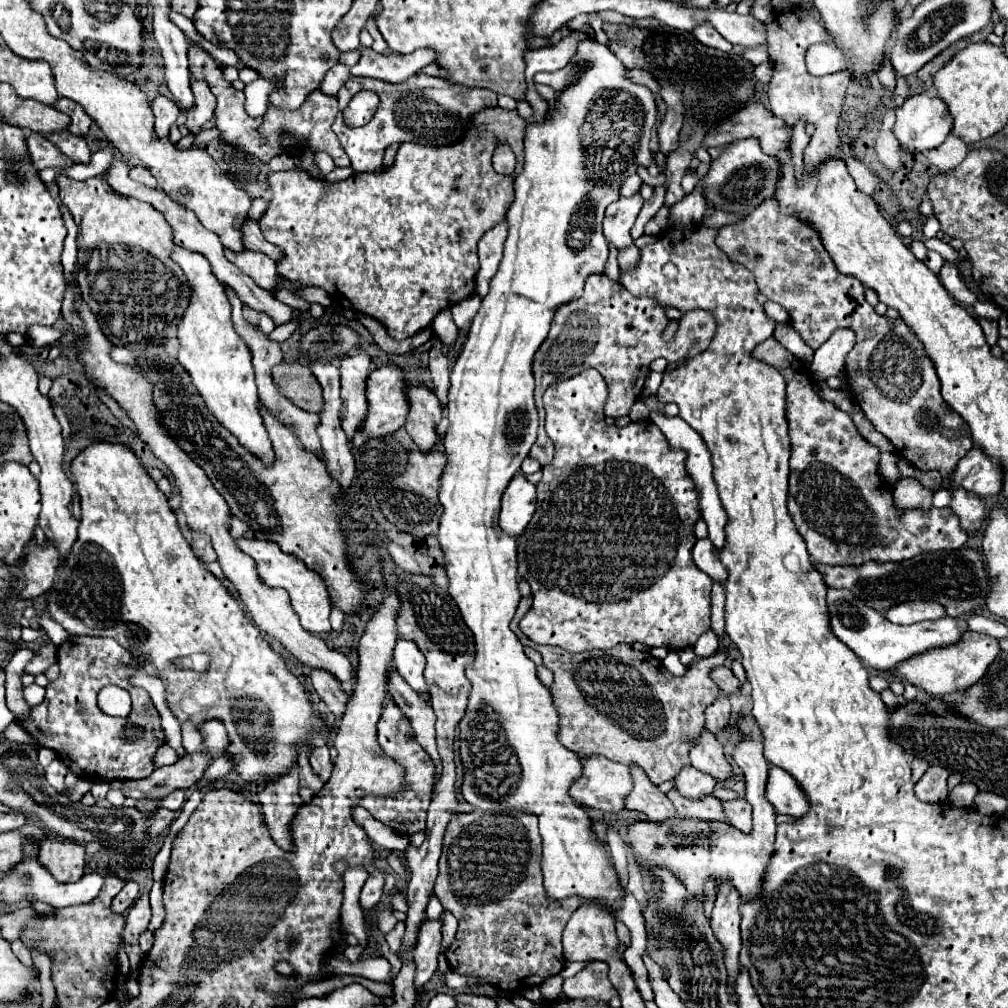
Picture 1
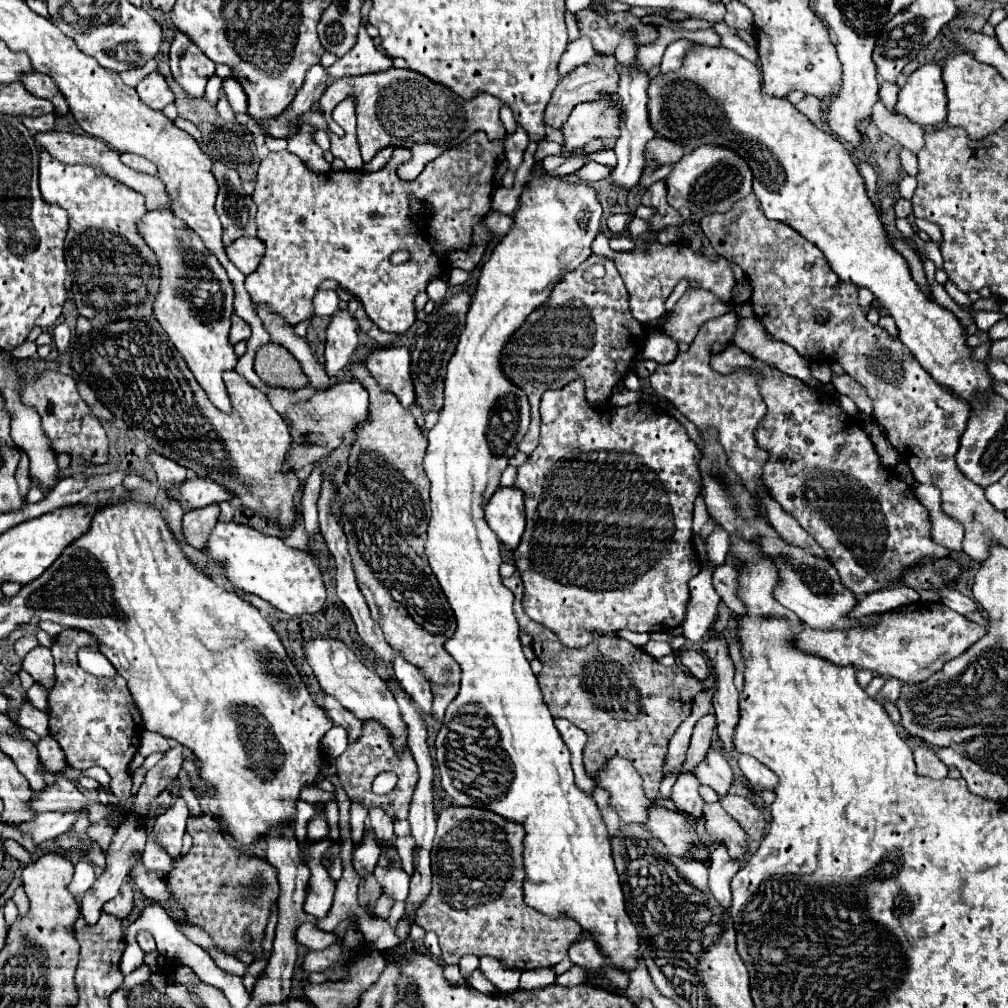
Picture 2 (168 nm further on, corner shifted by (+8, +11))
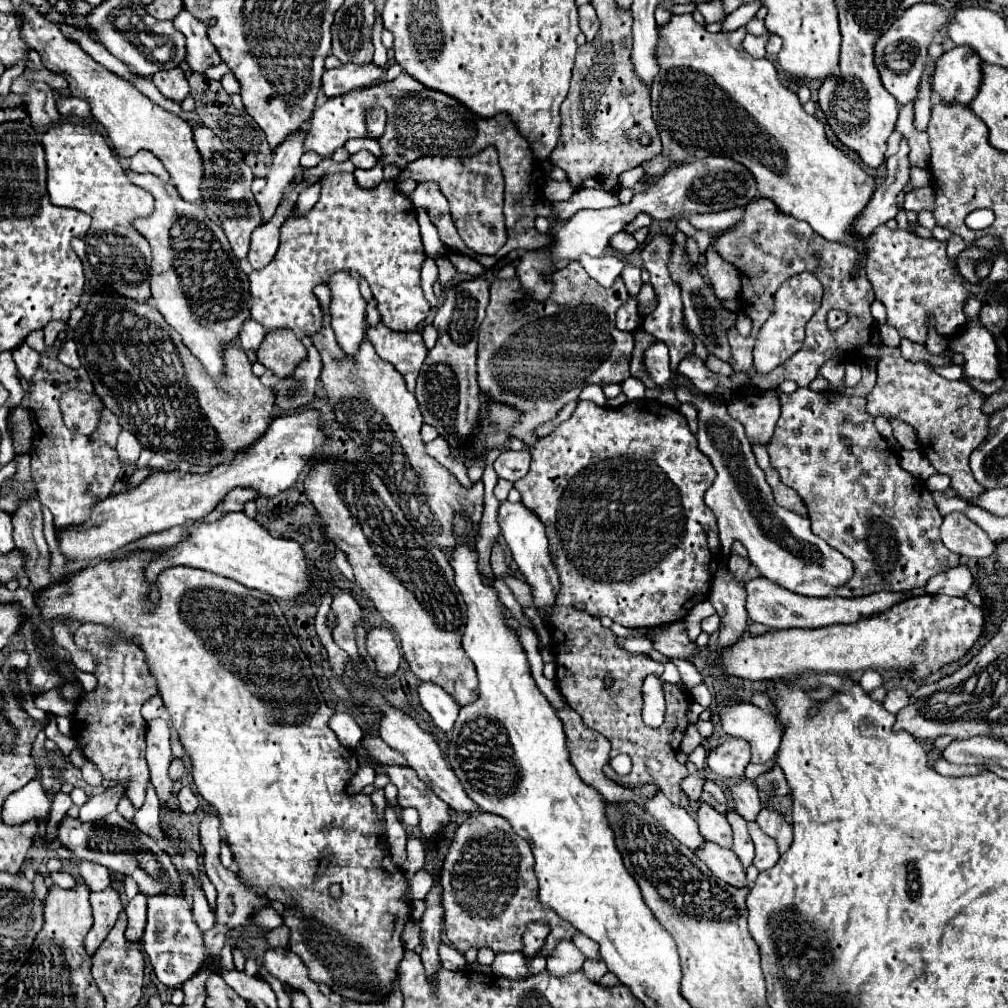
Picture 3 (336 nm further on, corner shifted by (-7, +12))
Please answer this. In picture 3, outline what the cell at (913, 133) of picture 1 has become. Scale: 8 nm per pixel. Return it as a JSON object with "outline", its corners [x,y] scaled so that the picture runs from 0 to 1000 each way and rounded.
{"outline":[[[945,47],[938,51],[928,64],[924,84],[938,102],[961,104],[971,90],[971,78],[975,78],[975,61],[961,47]]]}

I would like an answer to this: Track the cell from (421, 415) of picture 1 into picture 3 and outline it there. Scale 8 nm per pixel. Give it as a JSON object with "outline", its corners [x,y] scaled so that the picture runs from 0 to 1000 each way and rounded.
{"outline":[[[380,320],[364,326],[364,334],[370,340],[374,352],[386,358],[404,380],[404,386],[412,388],[412,376],[416,372],[418,360],[424,354],[424,346],[420,342],[420,334],[416,328],[408,330],[392,330]]]}

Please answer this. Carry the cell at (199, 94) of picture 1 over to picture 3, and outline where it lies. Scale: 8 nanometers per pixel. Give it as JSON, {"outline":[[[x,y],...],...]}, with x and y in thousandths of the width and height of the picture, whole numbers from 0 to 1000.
{"outline":[[[180,11],[174,17],[174,27],[186,37],[186,63],[191,70],[201,72],[205,66],[219,63],[213,45],[205,37],[205,25],[193,19],[188,11]]]}

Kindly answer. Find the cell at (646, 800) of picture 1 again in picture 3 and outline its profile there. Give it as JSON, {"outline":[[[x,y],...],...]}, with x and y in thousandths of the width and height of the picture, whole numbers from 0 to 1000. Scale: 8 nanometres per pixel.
{"outline":[[[699,834],[697,842],[691,844],[691,850],[707,864],[707,868],[717,872],[725,880],[743,880],[739,862],[727,844],[713,840],[705,834]]]}

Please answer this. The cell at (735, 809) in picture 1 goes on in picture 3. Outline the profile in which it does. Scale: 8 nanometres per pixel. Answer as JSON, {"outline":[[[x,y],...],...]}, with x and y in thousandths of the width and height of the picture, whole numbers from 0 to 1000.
{"outline":[[[757,803],[751,811],[751,818],[771,834],[773,838],[773,846],[779,846],[785,840],[785,832],[787,832],[787,822],[785,818],[771,807],[765,803]]]}

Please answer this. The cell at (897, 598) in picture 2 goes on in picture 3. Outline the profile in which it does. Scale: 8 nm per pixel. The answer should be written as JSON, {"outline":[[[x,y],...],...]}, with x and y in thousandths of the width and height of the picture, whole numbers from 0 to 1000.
{"outline":[[[759,572],[747,574],[745,578],[739,580],[741,584],[741,608],[745,616],[757,618],[765,624],[813,624],[813,622],[822,622],[822,620],[838,620],[838,618],[848,618],[856,612],[862,612],[864,608],[878,606],[886,602],[888,598],[900,594],[894,588],[868,588],[868,590],[858,590],[858,592],[846,592],[846,594],[836,594],[830,590],[822,590],[820,594],[803,594],[801,590],[789,590],[787,586],[779,586],[771,578],[765,578]]]}

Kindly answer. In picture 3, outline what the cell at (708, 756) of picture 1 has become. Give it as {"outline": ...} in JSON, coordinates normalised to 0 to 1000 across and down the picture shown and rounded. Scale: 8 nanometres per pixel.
{"outline":[[[741,775],[727,777],[723,783],[725,783],[725,791],[727,791],[727,799],[729,799],[731,807],[737,809],[739,814],[749,814],[755,805],[755,795],[753,795],[751,783]]]}

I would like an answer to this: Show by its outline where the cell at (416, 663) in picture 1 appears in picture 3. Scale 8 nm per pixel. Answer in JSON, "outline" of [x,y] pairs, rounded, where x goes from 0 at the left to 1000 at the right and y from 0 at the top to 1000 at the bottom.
{"outline":[[[418,678],[416,691],[420,703],[428,709],[430,717],[439,725],[447,725],[457,699],[453,699],[453,695],[432,678]]]}

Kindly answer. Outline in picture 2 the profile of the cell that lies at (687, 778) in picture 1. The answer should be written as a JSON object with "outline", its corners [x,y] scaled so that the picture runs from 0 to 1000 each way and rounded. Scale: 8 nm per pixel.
{"outline":[[[675,766],[669,780],[667,780],[667,796],[673,804],[679,804],[683,808],[688,808],[690,812],[696,808],[698,794],[692,788],[694,776],[685,766]]]}

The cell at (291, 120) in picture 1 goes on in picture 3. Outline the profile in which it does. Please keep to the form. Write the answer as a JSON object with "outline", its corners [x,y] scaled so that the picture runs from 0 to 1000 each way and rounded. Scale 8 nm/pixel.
{"outline":[[[356,150],[356,152],[348,154],[348,162],[356,168],[368,168],[374,164],[374,158],[366,150]]]}

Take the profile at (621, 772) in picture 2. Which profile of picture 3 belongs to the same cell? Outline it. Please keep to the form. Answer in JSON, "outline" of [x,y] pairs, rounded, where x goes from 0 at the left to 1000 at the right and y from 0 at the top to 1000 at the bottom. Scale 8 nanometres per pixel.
{"outline":[[[650,789],[648,793],[634,793],[642,807],[652,813],[670,832],[680,836],[686,844],[697,840],[697,830],[691,822],[691,814],[684,809],[682,803],[668,799],[660,789]]]}

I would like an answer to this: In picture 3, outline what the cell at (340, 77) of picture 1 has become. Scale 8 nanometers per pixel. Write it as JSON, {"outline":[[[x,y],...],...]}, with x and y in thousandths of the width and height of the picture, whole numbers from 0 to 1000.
{"outline":[[[303,130],[289,134],[271,152],[273,158],[271,158],[271,166],[265,174],[265,184],[259,191],[253,193],[253,201],[257,201],[257,207],[259,207],[259,223],[271,215],[275,203],[279,201],[281,191],[285,189],[285,184],[293,176],[293,168],[297,166],[297,158],[301,154],[303,134],[305,134]]]}

